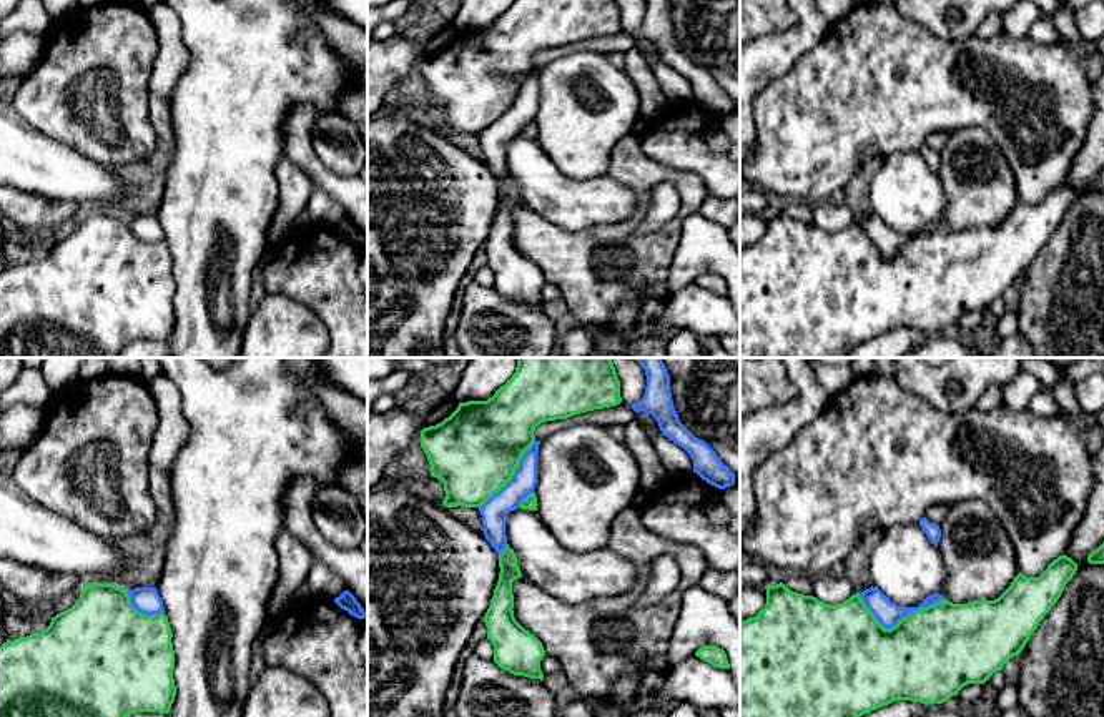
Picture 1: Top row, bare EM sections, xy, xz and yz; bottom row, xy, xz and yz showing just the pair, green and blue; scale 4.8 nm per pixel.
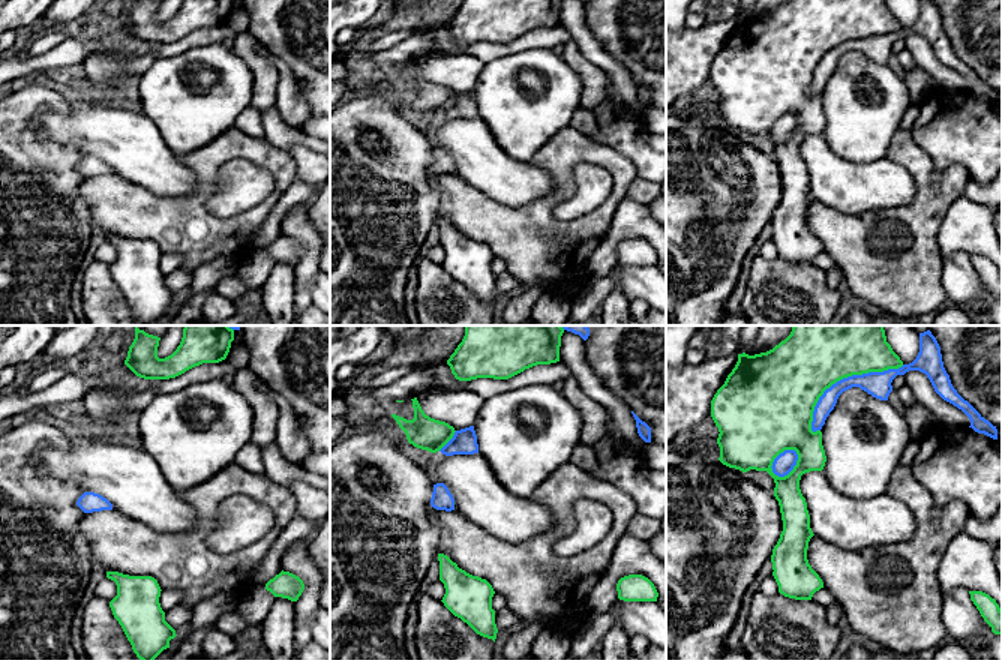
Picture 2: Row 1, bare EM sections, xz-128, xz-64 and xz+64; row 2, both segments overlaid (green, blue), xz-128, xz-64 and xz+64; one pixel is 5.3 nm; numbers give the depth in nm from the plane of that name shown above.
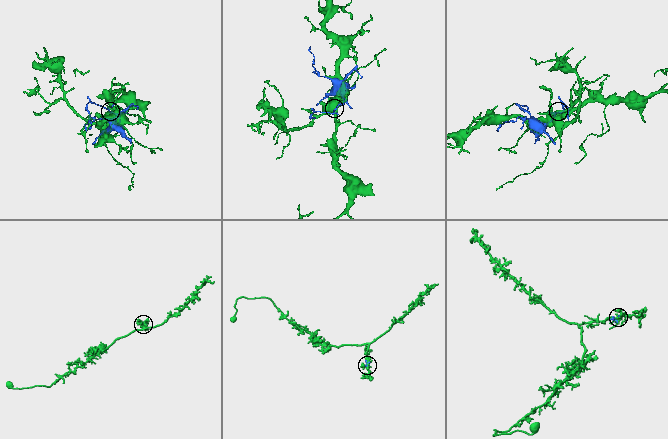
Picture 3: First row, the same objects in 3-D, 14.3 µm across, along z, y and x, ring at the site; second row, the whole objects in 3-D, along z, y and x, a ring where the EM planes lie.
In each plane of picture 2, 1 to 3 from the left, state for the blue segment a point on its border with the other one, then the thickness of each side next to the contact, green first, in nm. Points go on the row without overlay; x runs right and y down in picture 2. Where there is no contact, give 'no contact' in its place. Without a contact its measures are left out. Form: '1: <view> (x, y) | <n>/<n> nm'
1: no contact
2: xz-64 (447, 105) | 180/140 nm
3: xz+64 (845, 41) | 360/140 nm

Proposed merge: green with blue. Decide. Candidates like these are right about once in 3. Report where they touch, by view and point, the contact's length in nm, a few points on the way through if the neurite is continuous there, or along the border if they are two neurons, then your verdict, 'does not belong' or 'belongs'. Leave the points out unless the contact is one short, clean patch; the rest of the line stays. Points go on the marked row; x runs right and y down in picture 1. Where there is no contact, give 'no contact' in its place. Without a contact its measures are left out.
yz (896, 624) | 420 nm | does not belong

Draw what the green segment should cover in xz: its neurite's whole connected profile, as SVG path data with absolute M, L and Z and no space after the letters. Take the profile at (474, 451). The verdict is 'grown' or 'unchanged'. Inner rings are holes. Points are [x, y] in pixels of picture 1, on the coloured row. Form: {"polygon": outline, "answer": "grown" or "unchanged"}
{"polygon": "M517 358L512 378L487 401L459 403L457 409L436 426L421 431L421 448L427 454L431 476L444 482L446 507L481 507L514 476L524 452L534 444L534 429L545 421L617 406L622 403L620 381L610 358Z", "answer": "unchanged"}

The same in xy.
{"polygon": "M90 582L80 599L52 617L50 626L0 645L0 717L130 717L136 712L168 714L175 702L175 650L165 612L138 612L126 589Z", "answer": "unchanged"}

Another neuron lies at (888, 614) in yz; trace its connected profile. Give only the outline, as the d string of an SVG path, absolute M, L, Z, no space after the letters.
M873 586L858 594L885 629L891 629L908 614L928 606L934 606L944 599L941 594L931 594L918 607L903 607L891 602L878 587Z

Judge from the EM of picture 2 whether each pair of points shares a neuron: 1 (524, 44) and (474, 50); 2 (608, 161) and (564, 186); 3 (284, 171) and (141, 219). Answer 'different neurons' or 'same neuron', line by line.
1: same neuron
2: same neuron
3: same neuron

